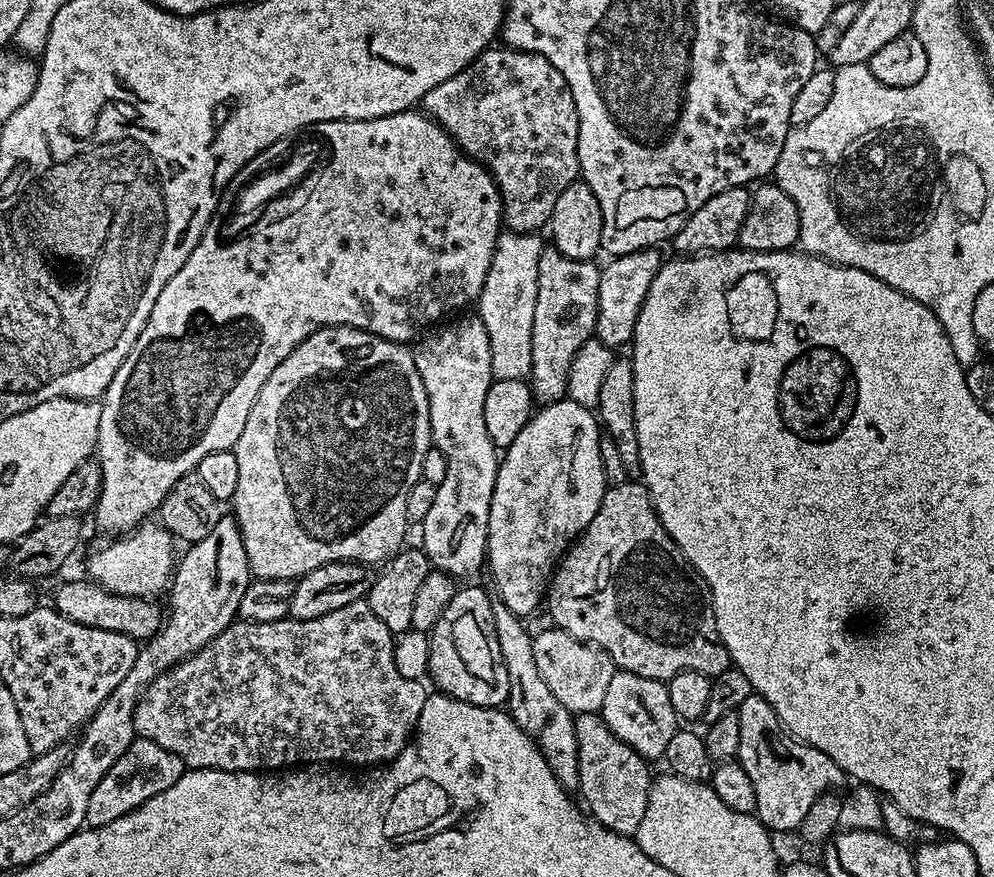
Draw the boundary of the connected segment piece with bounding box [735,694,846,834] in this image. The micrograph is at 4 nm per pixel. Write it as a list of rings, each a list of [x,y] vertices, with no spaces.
[[[754,694],[746,698],[735,713],[740,731],[738,763],[750,774],[750,782],[754,785],[754,814],[769,833],[795,833],[816,799],[829,790],[840,790],[846,783],[845,774],[825,752],[797,740],[784,727],[770,702],[760,696]]]

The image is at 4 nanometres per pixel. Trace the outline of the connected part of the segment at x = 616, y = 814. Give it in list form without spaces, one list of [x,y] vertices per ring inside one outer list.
[[[582,712],[575,717],[575,722],[574,734],[578,738],[578,778],[580,779],[578,792],[584,795],[583,803],[586,808],[588,803],[587,811],[591,819],[606,826],[611,832],[632,836],[642,826],[642,818],[646,814],[646,802],[650,798],[654,772],[648,769],[651,768],[649,761],[639,756],[630,746],[626,746],[626,742],[622,742],[622,738],[618,738],[614,730],[606,726],[606,722],[599,714]]]

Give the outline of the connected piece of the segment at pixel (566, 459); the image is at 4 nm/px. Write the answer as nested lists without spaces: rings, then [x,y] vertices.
[[[565,398],[543,405],[526,426],[522,426],[518,438],[503,449],[490,502],[486,566],[492,570],[496,582],[495,595],[522,618],[528,618],[539,604],[545,603],[550,581],[565,552],[586,526],[590,526],[594,514],[598,514],[598,506],[602,506],[606,481],[600,457],[601,435],[602,428],[593,409],[578,406],[578,402]]]

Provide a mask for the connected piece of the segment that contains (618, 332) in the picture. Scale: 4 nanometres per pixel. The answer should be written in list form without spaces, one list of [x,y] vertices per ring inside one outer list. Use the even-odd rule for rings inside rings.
[[[643,248],[642,250],[638,250],[634,254],[626,254],[625,256],[613,256],[607,262],[608,265],[603,265],[600,268],[600,281],[598,282],[598,312],[596,314],[596,330],[594,333],[595,339],[600,340],[605,344],[608,348],[613,350],[619,350],[620,347],[631,345],[632,343],[632,335],[634,334],[634,326],[638,320],[638,314],[640,313],[640,307],[642,306],[642,302],[646,298],[646,294],[650,288],[650,282],[654,280],[656,275],[658,274],[658,270],[660,269],[660,265],[662,263],[662,256],[659,256],[659,251]]]

